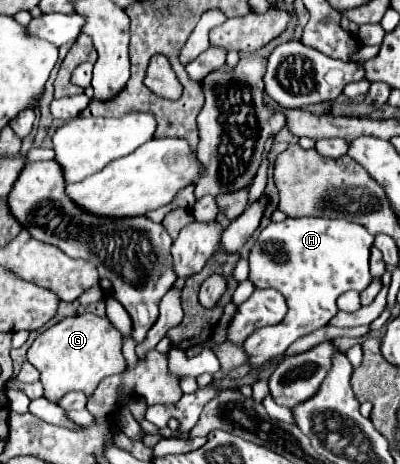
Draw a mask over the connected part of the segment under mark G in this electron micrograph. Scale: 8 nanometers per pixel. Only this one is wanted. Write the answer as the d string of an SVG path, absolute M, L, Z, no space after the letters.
M93 313L65 317L57 325L45 329L29 347L27 361L41 373L43 397L57 403L67 391L85 391L87 397L93 395L97 385L109 377L125 371L125 359L121 353L123 335L111 325L111 321Z

